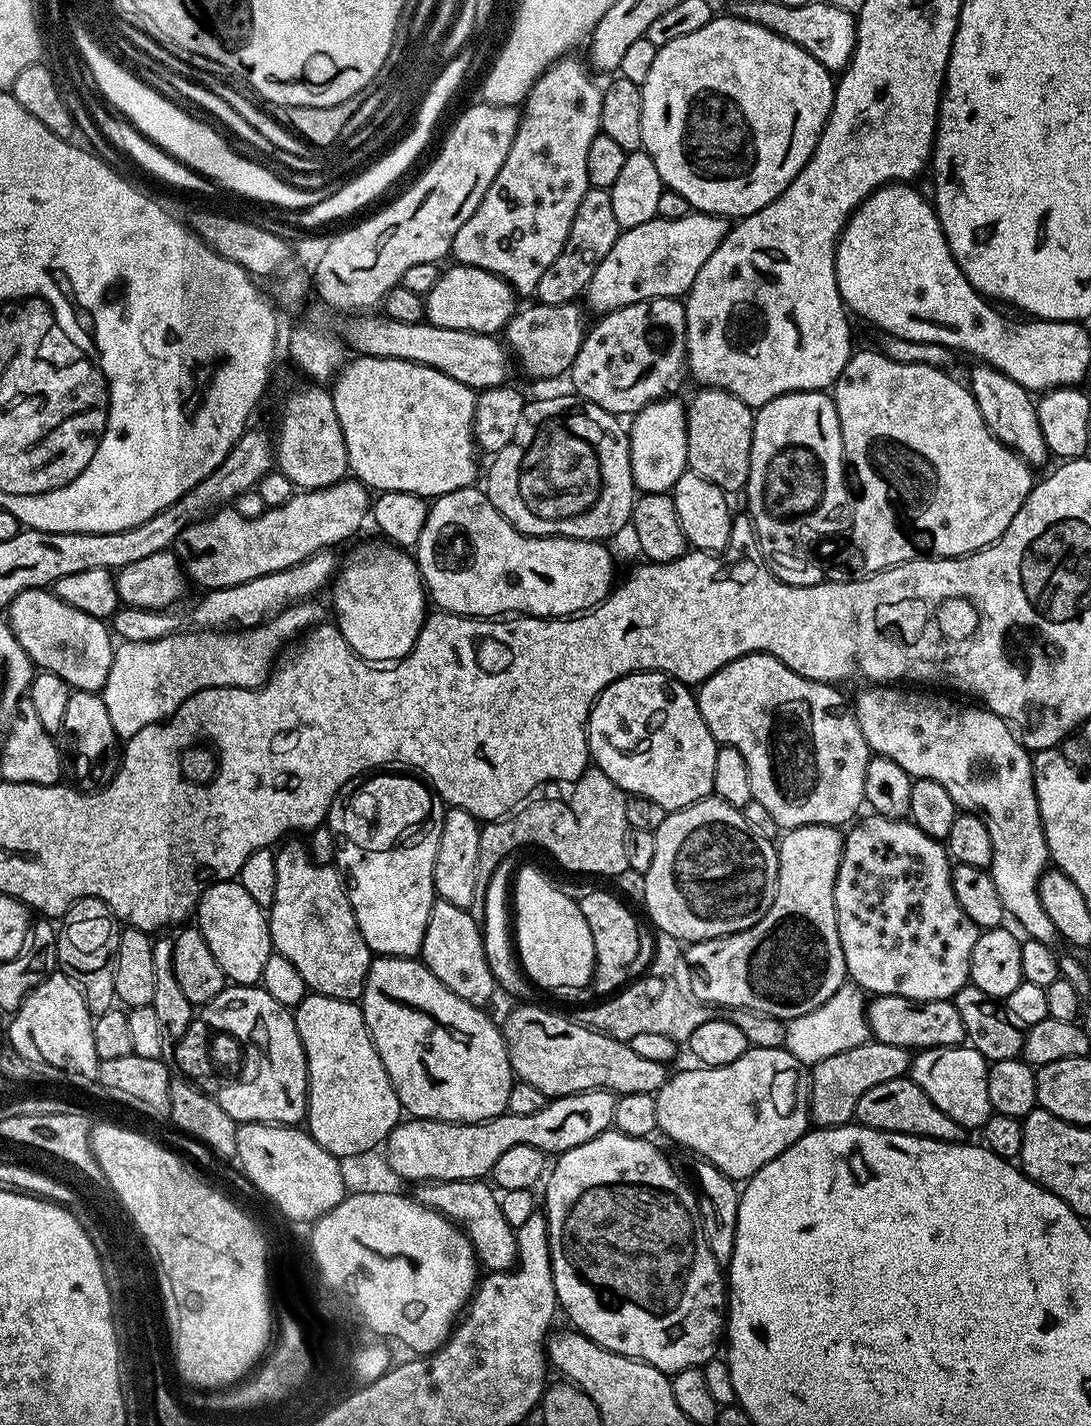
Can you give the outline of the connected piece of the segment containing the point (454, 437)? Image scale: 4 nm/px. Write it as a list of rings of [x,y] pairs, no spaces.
[[[357,355],[352,359],[336,373],[330,388],[334,414],[338,414],[342,438],[346,442],[351,475],[377,493],[409,492],[425,498],[473,487],[477,483],[478,449],[472,439],[472,419],[477,393],[430,366],[398,358]]]

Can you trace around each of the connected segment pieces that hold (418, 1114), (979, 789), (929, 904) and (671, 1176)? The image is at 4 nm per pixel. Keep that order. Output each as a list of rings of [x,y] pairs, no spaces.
[[[381,956],[373,959],[372,965],[368,967],[368,980],[364,984],[364,995],[362,997],[364,1010],[364,1021],[368,1032],[372,1035],[374,1046],[382,1058],[382,1066],[386,1066],[386,1074],[394,1086],[394,1090],[400,1099],[400,1107],[409,1117],[422,1120],[449,1120],[455,1124],[476,1124],[480,1120],[493,1120],[496,1116],[502,1116],[508,1110],[510,1102],[510,1090],[514,1083],[514,1073],[510,1066],[508,1051],[504,1045],[503,1031],[487,1016],[484,1008],[476,1008],[466,998],[458,998],[454,990],[446,990],[434,974],[419,959],[401,958],[398,956]]]
[[[864,686],[857,694],[854,715],[869,749],[875,755],[890,758],[890,762],[898,762],[898,766],[902,766],[902,770],[906,770],[910,777],[917,780],[930,778],[930,782],[941,784],[946,794],[954,798],[960,812],[974,812],[977,816],[984,817],[990,830],[990,843],[994,845],[990,871],[994,887],[998,890],[998,898],[1002,898],[1005,913],[1020,923],[1019,931],[1027,939],[1052,944],[1057,939],[1054,922],[1050,922],[1040,901],[1040,880],[1049,867],[1050,857],[1032,781],[1032,756],[1028,749],[1021,744],[1019,736],[1010,725],[986,707],[972,702],[959,704],[958,701],[951,700],[956,699],[951,695],[937,694],[932,690],[907,692],[904,688],[907,687]]]
[[[868,814],[864,821],[853,823],[847,829],[844,837],[844,849],[838,866],[838,878],[834,886],[834,906],[836,907],[836,921],[838,922],[838,938],[842,942],[842,954],[848,967],[848,976],[851,983],[860,985],[865,993],[878,996],[901,996],[911,1000],[952,1000],[958,990],[962,990],[969,983],[968,971],[970,970],[970,954],[974,954],[974,942],[981,934],[981,929],[958,906],[958,898],[954,898],[952,889],[952,866],[948,849],[943,843],[930,834],[918,830],[911,819],[891,820],[885,816]]]
[[[609,1130],[598,1134],[594,1138],[590,1138],[590,1142],[582,1142],[582,1146],[574,1146],[570,1150],[559,1153],[555,1157],[556,1165],[551,1165],[550,1171],[546,1176],[546,1183],[543,1185],[544,1188],[544,1200],[542,1196],[542,1211],[545,1216],[548,1217],[548,1241],[550,1242],[550,1258],[552,1259],[552,1273],[554,1274],[554,1290],[556,1291],[556,1302],[557,1305],[568,1315],[568,1320],[573,1329],[578,1332],[584,1333],[584,1335],[591,1338],[591,1340],[598,1346],[602,1346],[606,1350],[611,1352],[617,1352],[623,1356],[629,1356],[631,1360],[642,1360],[644,1363],[654,1366],[658,1371],[665,1374],[675,1374],[686,1370],[687,1368],[699,1368],[708,1363],[709,1360],[713,1359],[717,1355],[716,1347],[721,1347],[722,1337],[726,1332],[726,1276],[722,1271],[721,1265],[714,1262],[714,1254],[710,1254],[710,1246],[706,1246],[706,1238],[704,1237],[704,1230],[700,1226],[700,1205],[698,1203],[698,1196],[691,1187],[688,1188],[684,1185],[684,1180],[679,1176],[678,1173],[672,1169],[672,1164],[659,1152],[658,1149],[652,1145],[653,1141],[648,1138],[630,1138],[626,1134],[617,1132],[615,1130]]]

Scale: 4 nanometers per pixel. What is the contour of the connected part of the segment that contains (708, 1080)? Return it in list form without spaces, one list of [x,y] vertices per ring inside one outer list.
[[[781,1046],[779,1048],[748,1047],[742,1058],[726,1066],[692,1066],[685,1072],[673,1071],[668,1080],[654,1094],[658,1106],[658,1129],[665,1132],[676,1144],[697,1152],[697,1157],[713,1164],[722,1174],[737,1182],[748,1181],[755,1172],[762,1170],[766,1162],[778,1158],[810,1128],[808,1094],[810,1072],[794,1054]]]

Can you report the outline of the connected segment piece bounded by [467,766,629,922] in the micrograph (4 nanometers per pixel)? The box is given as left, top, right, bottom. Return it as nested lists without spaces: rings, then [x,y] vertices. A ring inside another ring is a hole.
[[[600,768],[584,769],[574,788],[585,800],[576,804],[577,812],[564,800],[536,800],[517,807],[511,814],[489,820],[480,829],[478,838],[478,866],[474,866],[474,902],[468,912],[477,922],[483,921],[487,884],[503,860],[509,859],[519,848],[533,844],[549,852],[558,863],[572,872],[593,872],[596,876],[614,878],[629,868],[626,862],[626,802],[628,796]]]

